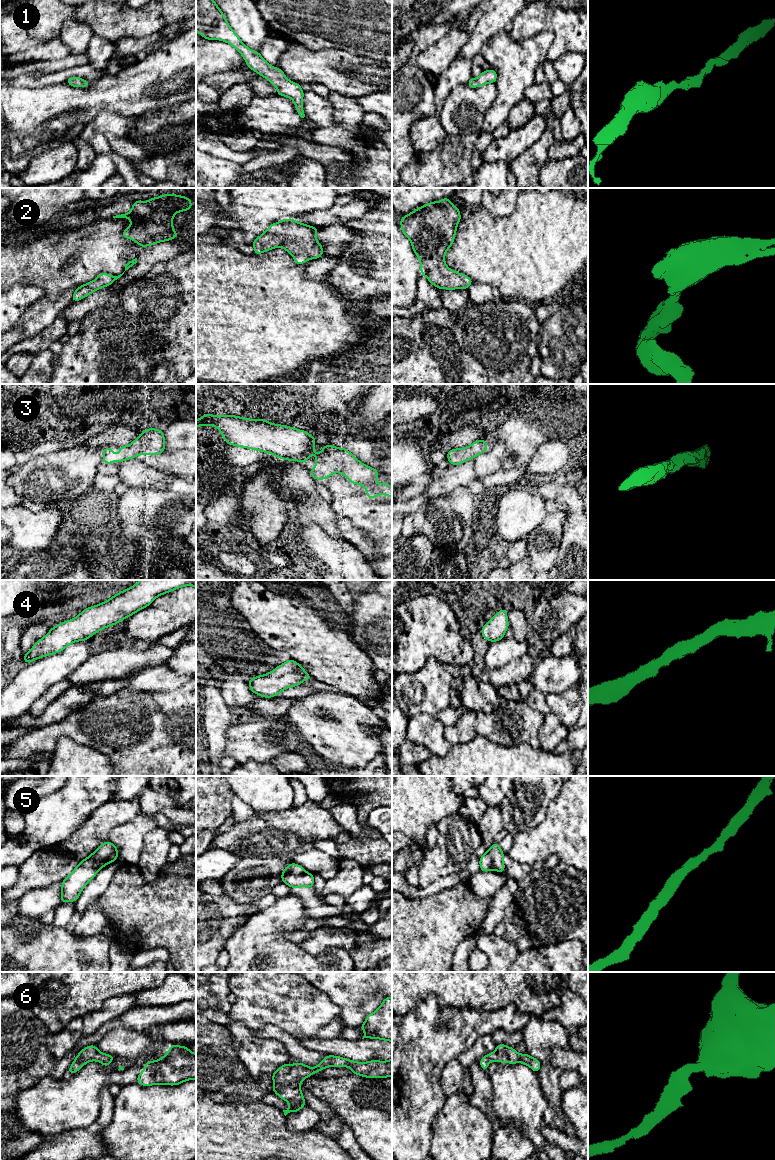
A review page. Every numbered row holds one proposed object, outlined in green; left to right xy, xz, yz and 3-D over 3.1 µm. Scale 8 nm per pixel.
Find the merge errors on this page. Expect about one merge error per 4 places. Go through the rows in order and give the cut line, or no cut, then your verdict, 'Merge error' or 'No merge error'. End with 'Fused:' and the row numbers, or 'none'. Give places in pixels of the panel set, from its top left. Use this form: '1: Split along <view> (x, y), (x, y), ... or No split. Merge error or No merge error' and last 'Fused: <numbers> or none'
1: No split. No merge error
2: No split. No merge error
3: No split. No merge error
4: No split. No merge error
5: No split. No merge error
6: No split. No merge error
Fused: none

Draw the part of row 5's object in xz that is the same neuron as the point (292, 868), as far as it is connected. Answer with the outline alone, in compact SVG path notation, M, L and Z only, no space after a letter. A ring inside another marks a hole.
M290 863L283 870L281 876L282 882L290 888L314 887L314 875L307 872L301 865Z

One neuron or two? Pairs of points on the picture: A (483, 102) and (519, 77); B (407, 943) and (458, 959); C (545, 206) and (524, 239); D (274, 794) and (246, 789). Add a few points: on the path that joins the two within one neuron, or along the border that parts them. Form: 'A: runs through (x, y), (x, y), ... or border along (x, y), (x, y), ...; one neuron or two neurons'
A: border along (495, 83), (496, 97), (485, 114); two neurons
B: border along (466, 937), (456, 947), (452, 961); two neurons
C: runs through (545, 214), (545, 218), (532, 231); one neuron
D: runs through (267, 789), (253, 789); one neuron

